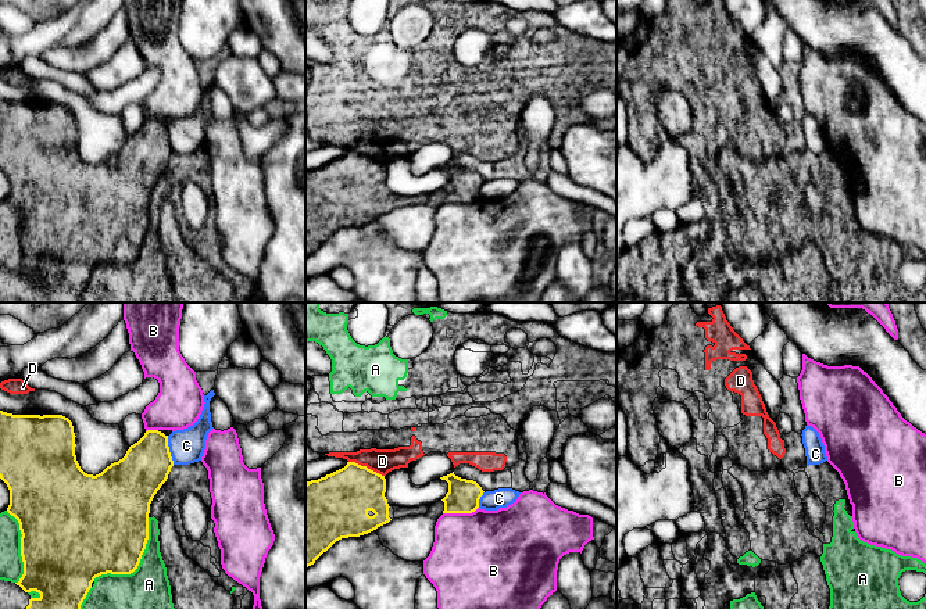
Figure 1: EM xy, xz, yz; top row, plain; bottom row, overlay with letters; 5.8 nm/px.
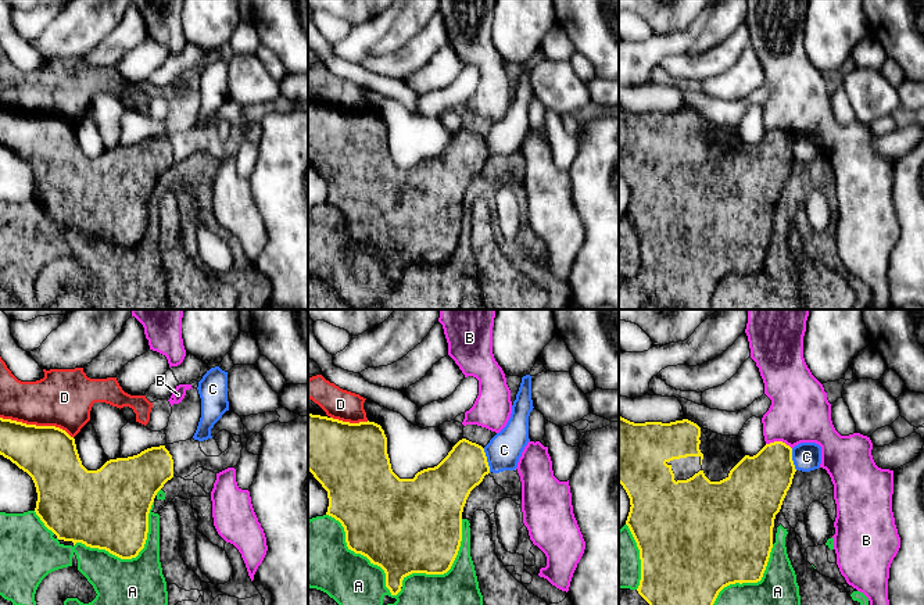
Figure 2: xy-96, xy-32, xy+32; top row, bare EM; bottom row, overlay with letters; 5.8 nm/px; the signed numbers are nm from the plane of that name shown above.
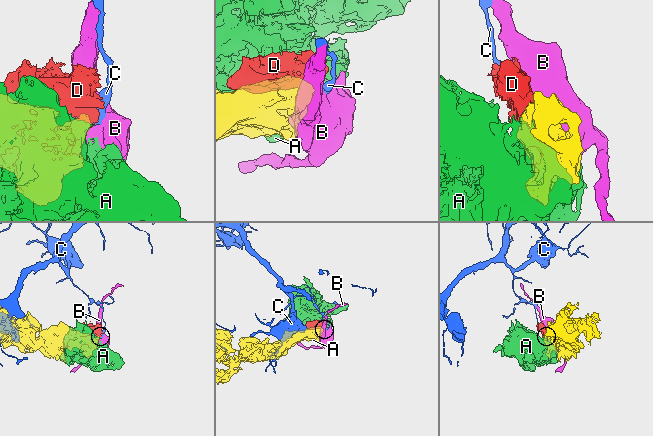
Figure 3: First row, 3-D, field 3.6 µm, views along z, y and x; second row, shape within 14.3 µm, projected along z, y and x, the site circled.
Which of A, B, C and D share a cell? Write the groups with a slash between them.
A D / B / C

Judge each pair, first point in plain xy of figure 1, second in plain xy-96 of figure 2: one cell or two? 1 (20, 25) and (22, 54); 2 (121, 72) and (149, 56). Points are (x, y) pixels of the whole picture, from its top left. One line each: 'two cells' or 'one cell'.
1: two cells
2: one cell

